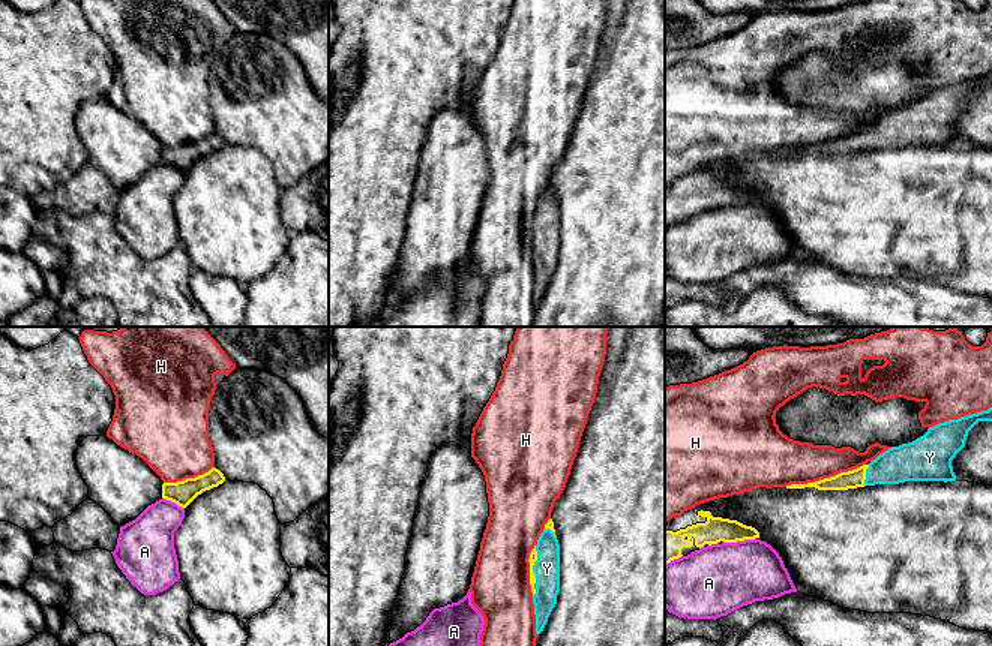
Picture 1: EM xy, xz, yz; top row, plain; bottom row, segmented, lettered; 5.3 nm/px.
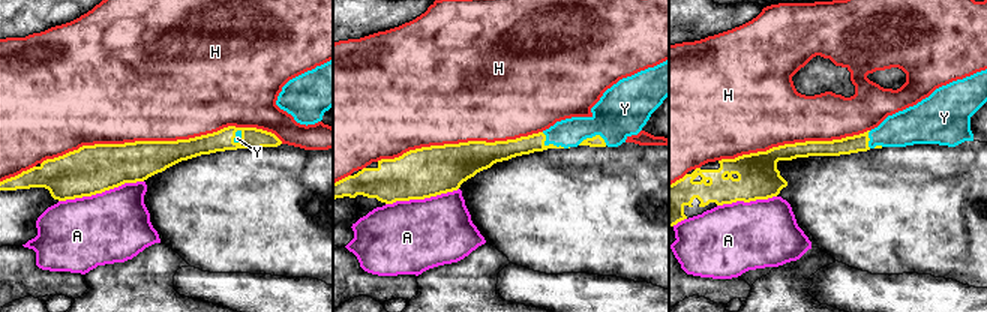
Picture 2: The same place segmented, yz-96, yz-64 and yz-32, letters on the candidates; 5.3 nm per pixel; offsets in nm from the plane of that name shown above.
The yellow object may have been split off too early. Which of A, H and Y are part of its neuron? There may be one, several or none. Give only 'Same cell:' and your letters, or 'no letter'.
Same cell: Y

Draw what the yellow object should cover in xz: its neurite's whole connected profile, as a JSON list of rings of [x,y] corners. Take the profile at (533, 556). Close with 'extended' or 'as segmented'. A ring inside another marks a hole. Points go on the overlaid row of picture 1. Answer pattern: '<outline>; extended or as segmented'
[[[552,519],[545,525],[537,544],[530,553],[530,585],[536,615],[536,634],[539,636],[557,604],[560,592],[560,544]]]; extended

